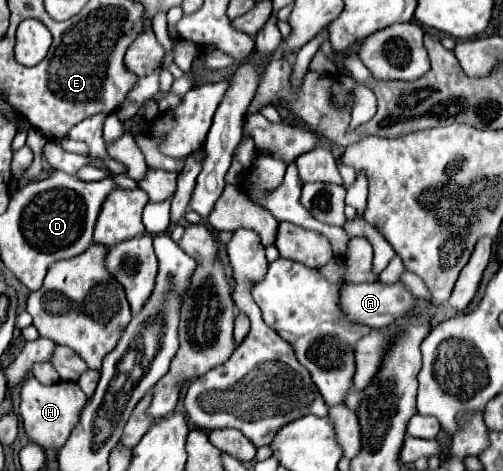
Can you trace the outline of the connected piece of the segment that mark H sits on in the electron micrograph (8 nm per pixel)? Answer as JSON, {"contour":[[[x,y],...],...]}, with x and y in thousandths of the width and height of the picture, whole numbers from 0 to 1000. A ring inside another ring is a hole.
{"contour":[[[68,800],[48,805],[40,826],[40,881],[48,894],[48,911],[68,941],[87,953],[115,953],[135,932],[147,898],[155,894],[155,873],[171,860],[171,839],[143,809],[115,809],[103,817],[83,817]]]}

